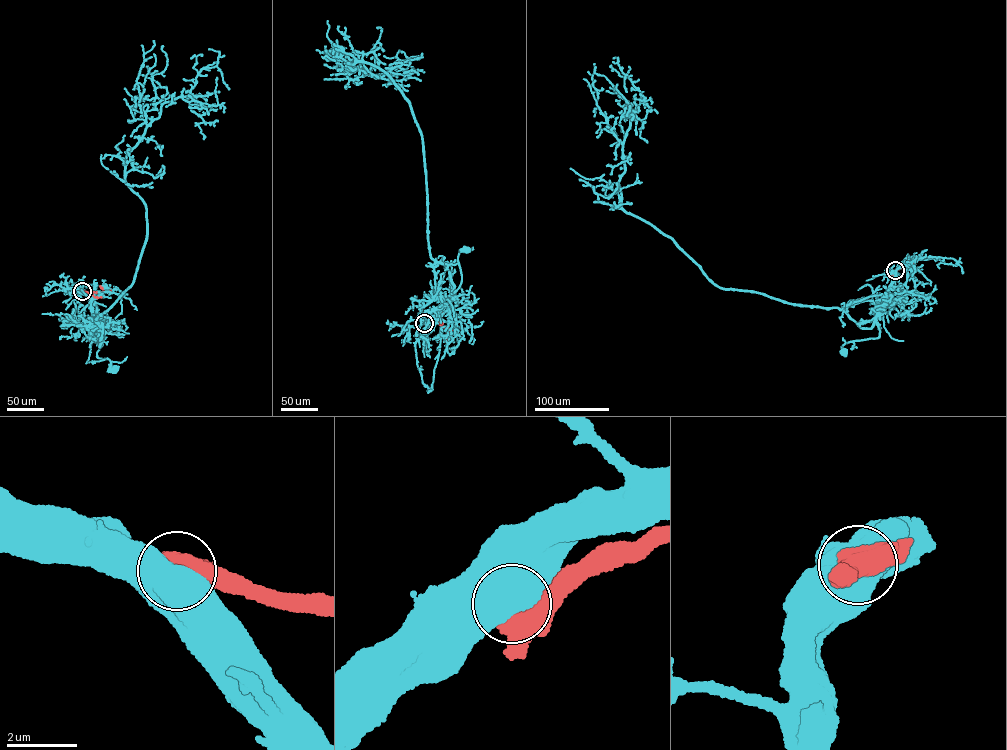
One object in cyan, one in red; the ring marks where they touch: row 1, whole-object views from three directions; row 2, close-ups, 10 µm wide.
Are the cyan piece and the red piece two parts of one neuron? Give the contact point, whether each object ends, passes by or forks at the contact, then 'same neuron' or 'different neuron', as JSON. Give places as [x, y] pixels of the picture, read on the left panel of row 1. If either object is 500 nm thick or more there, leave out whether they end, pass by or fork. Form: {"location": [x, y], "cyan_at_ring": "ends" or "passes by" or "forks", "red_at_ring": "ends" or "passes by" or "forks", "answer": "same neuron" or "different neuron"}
{"location": [82, 291], "answer": "different neuron"}

